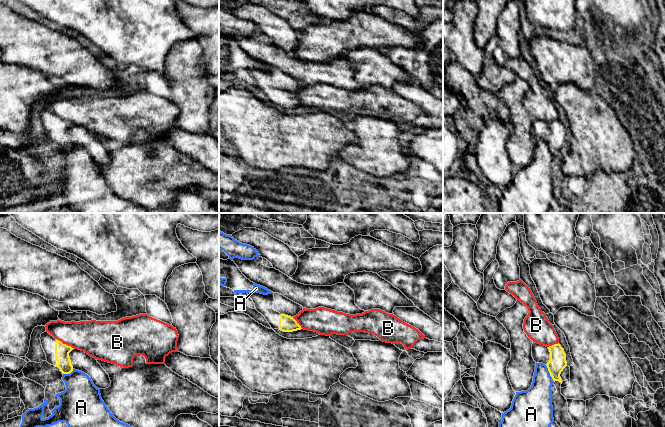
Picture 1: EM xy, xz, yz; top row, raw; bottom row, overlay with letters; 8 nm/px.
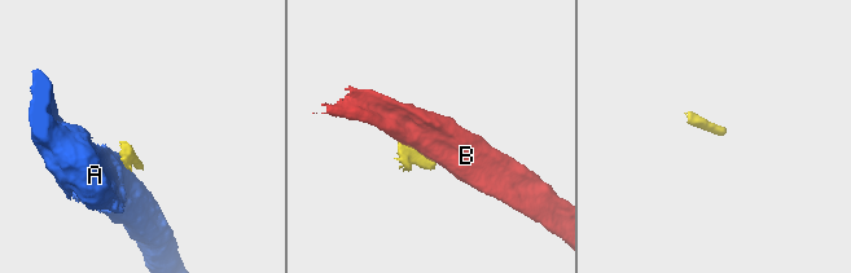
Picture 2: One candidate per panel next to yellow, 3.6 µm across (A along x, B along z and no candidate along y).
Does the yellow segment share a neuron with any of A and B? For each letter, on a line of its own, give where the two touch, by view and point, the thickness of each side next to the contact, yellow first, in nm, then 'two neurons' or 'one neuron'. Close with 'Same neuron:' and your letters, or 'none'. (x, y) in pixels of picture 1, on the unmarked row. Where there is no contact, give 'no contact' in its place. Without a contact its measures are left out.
A: meets yellow in yz at (549, 148); 140 nm thick on the yellow side, 240 nm on the other; two neurons
B: meets yellow in xy at (65, 120); 120 nm thick on the yellow side, 280 nm on the other; two neurons
Same neuron: none

